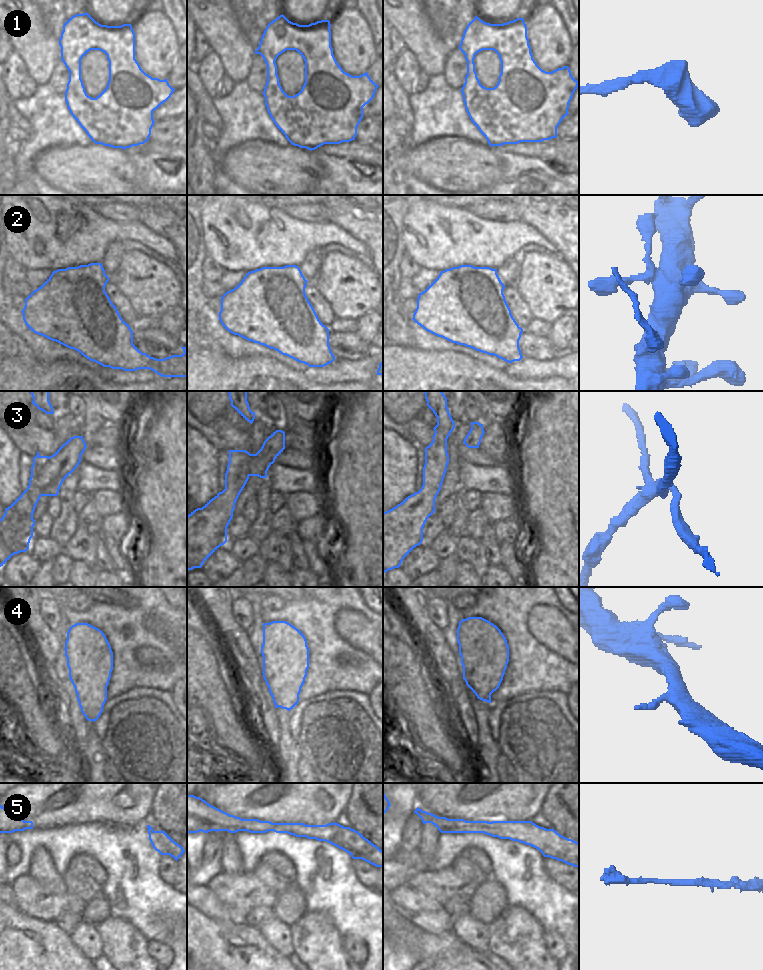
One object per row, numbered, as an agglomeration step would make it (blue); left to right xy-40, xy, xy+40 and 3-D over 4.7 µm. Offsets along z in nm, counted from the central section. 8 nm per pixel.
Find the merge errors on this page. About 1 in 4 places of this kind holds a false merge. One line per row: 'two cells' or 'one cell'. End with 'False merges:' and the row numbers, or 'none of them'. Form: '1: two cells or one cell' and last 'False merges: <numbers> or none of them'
1: one cell
2: one cell
3: two cells
4: one cell
5: one cell
False merges: 3

